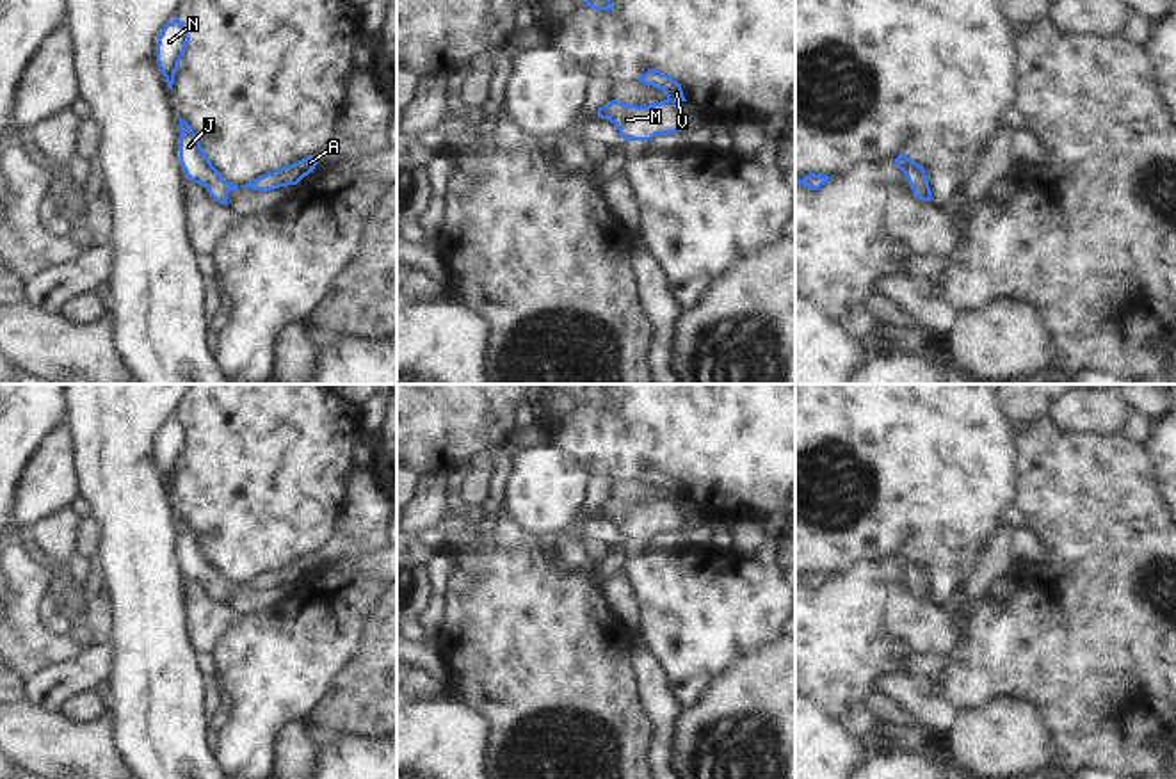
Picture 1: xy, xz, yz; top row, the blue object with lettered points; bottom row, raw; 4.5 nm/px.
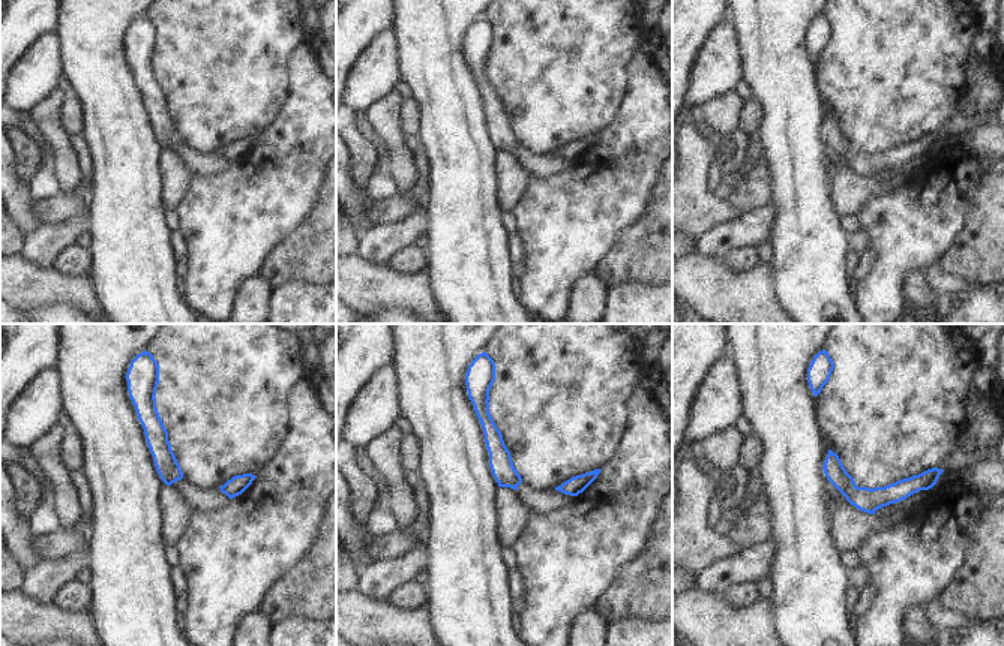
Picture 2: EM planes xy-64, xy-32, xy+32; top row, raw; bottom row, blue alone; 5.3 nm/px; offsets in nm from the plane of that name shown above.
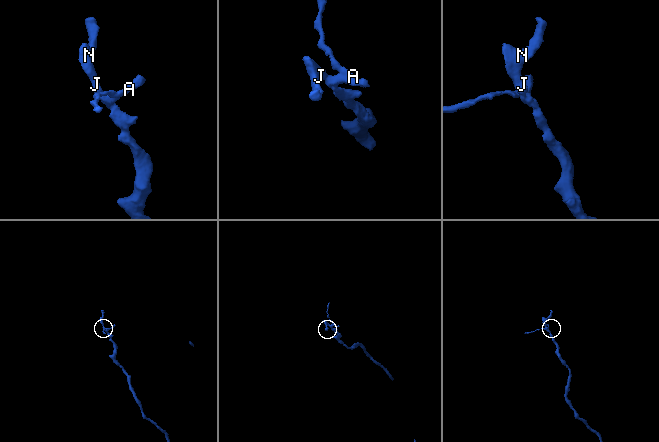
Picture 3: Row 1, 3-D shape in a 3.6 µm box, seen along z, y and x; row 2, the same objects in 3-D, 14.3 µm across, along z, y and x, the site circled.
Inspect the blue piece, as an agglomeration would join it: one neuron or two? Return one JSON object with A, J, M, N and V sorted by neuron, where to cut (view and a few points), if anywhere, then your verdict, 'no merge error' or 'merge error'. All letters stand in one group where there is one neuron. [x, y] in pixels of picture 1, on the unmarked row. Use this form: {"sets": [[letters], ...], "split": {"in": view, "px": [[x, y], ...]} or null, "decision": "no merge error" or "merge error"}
{"sets": [["A", "J", "M", "N", "V"]], "split": null, "decision": "no merge error"}

